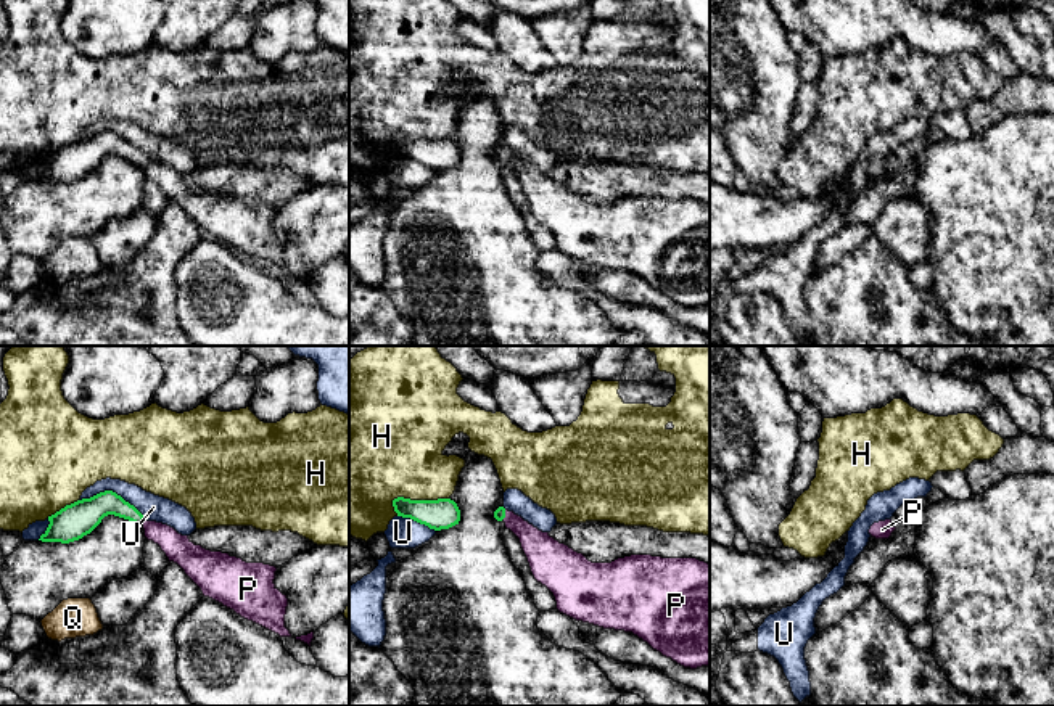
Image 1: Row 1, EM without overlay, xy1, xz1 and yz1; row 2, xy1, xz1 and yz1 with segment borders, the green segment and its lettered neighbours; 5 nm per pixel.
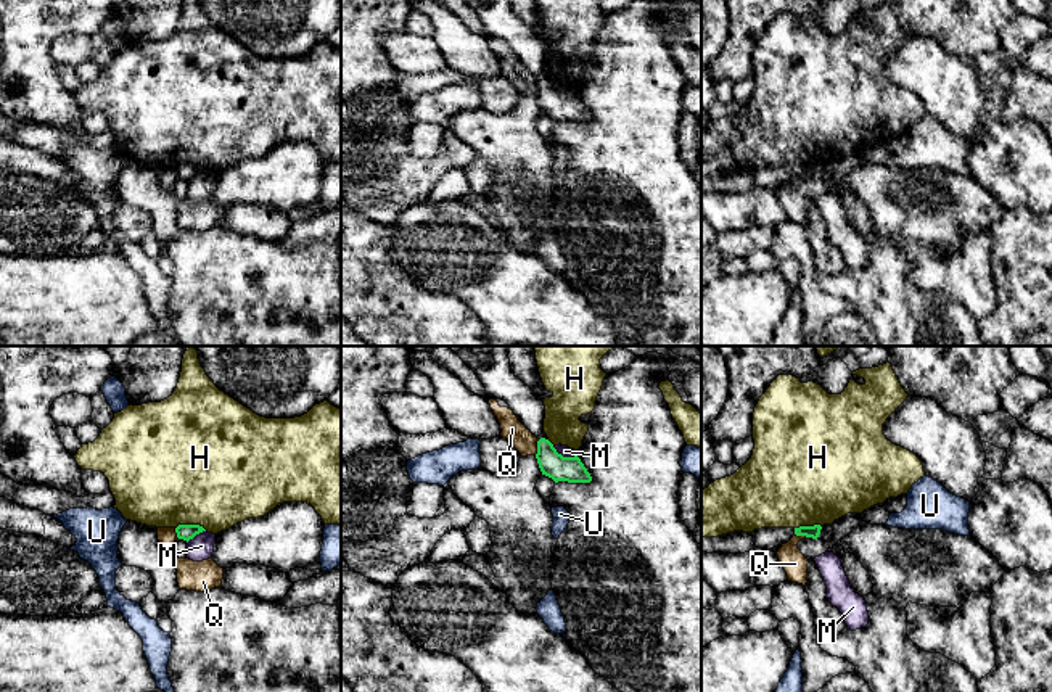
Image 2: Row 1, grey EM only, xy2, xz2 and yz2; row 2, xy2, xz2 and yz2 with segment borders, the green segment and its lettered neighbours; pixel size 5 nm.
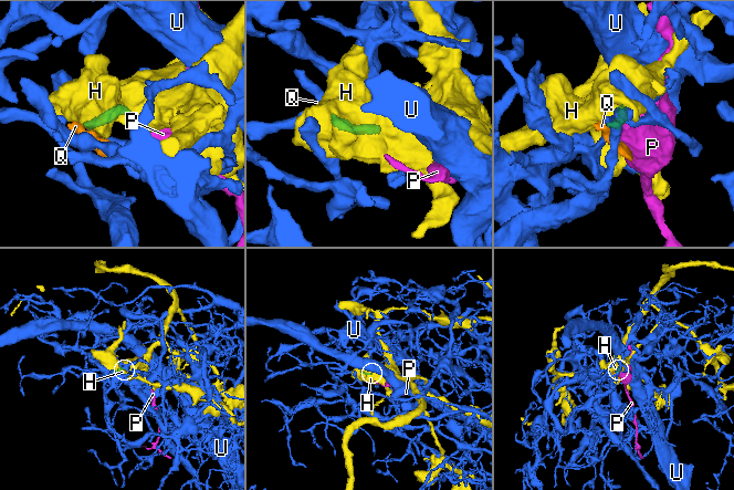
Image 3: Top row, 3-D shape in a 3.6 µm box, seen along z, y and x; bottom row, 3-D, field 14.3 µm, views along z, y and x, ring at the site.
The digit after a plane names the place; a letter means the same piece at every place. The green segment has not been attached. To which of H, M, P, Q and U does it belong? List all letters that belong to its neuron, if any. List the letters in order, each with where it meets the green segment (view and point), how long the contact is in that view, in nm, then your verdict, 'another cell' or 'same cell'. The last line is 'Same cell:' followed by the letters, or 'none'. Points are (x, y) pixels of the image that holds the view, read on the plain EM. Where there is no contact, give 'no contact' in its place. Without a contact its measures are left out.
H: meets green in xz1 at (417, 140); contact 300 nm long; another cell
M: meets green in xz2 at (562, 95); contact 130 nm long; another cell
P: meets green in xz1 at (504, 155); contact 50 nm long; same cell
Q: meets green in xz2 at (538, 87); contact 80 nm long; another cell
U: meets green in xy1 at (111, 131); contact 360 nm long; another cell
Same cell: P

